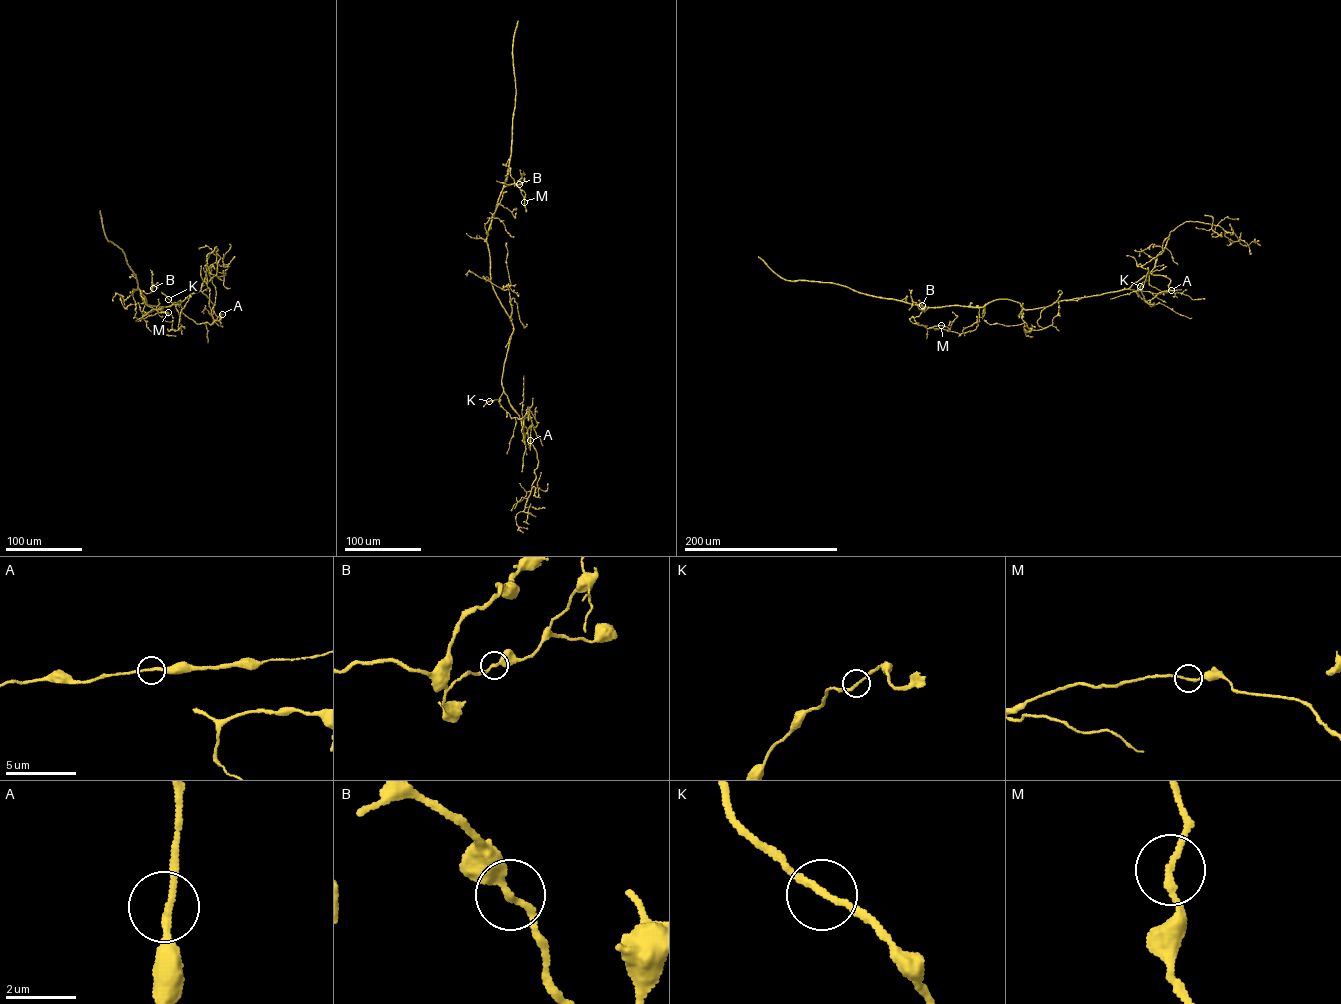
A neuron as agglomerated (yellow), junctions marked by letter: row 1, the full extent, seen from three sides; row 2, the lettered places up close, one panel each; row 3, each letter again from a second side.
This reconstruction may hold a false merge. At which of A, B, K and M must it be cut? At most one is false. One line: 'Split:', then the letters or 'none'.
Split: none

